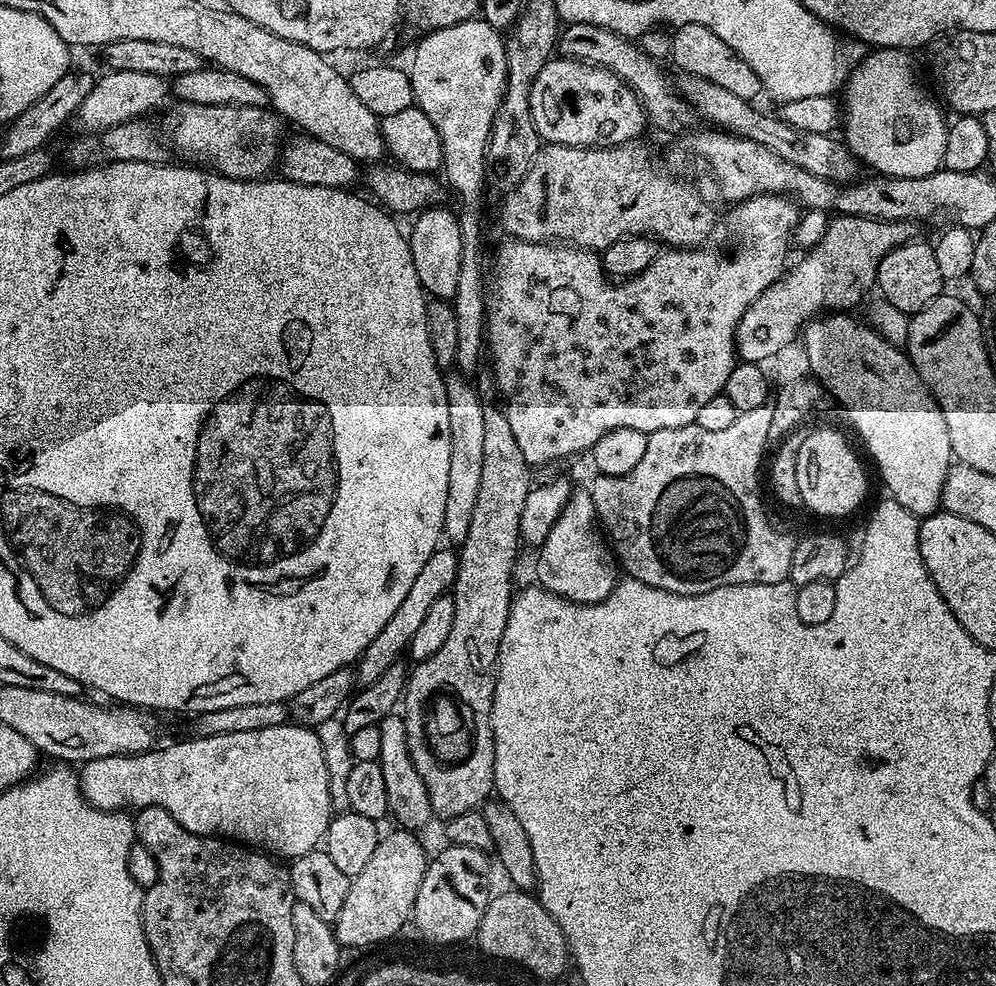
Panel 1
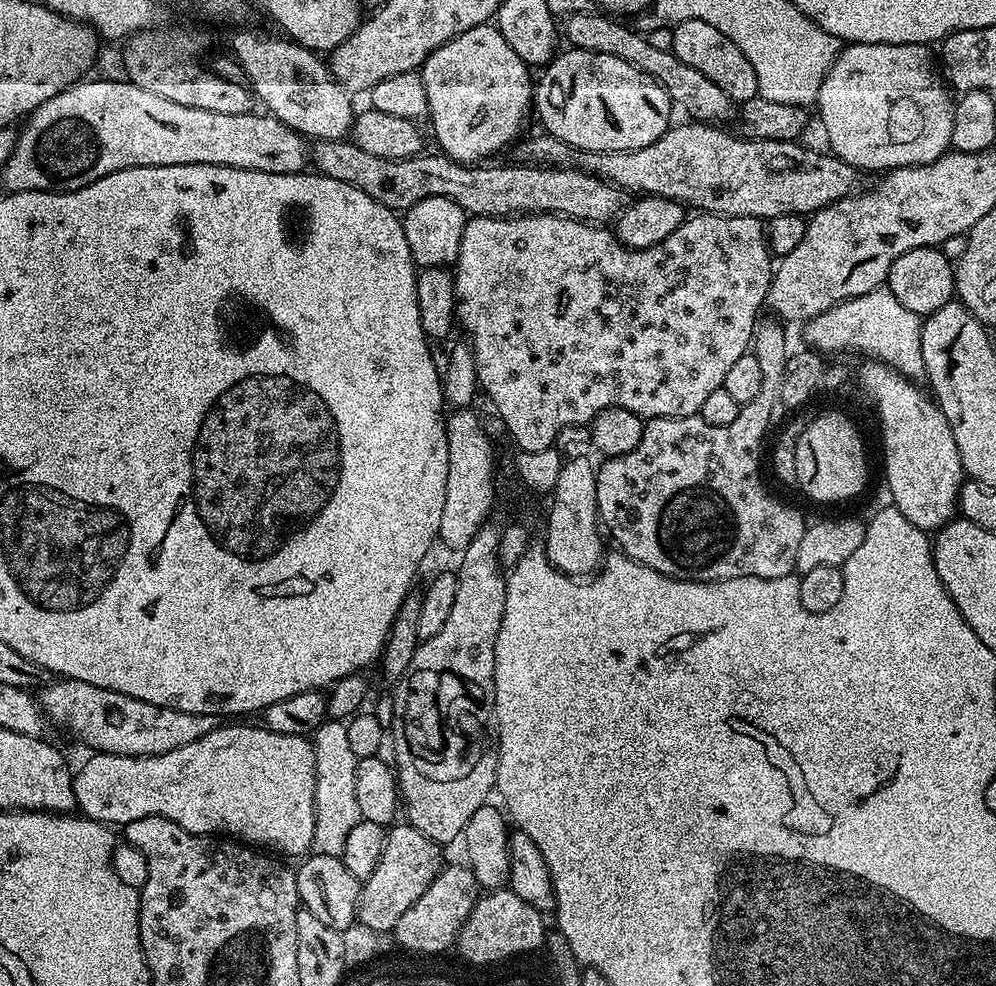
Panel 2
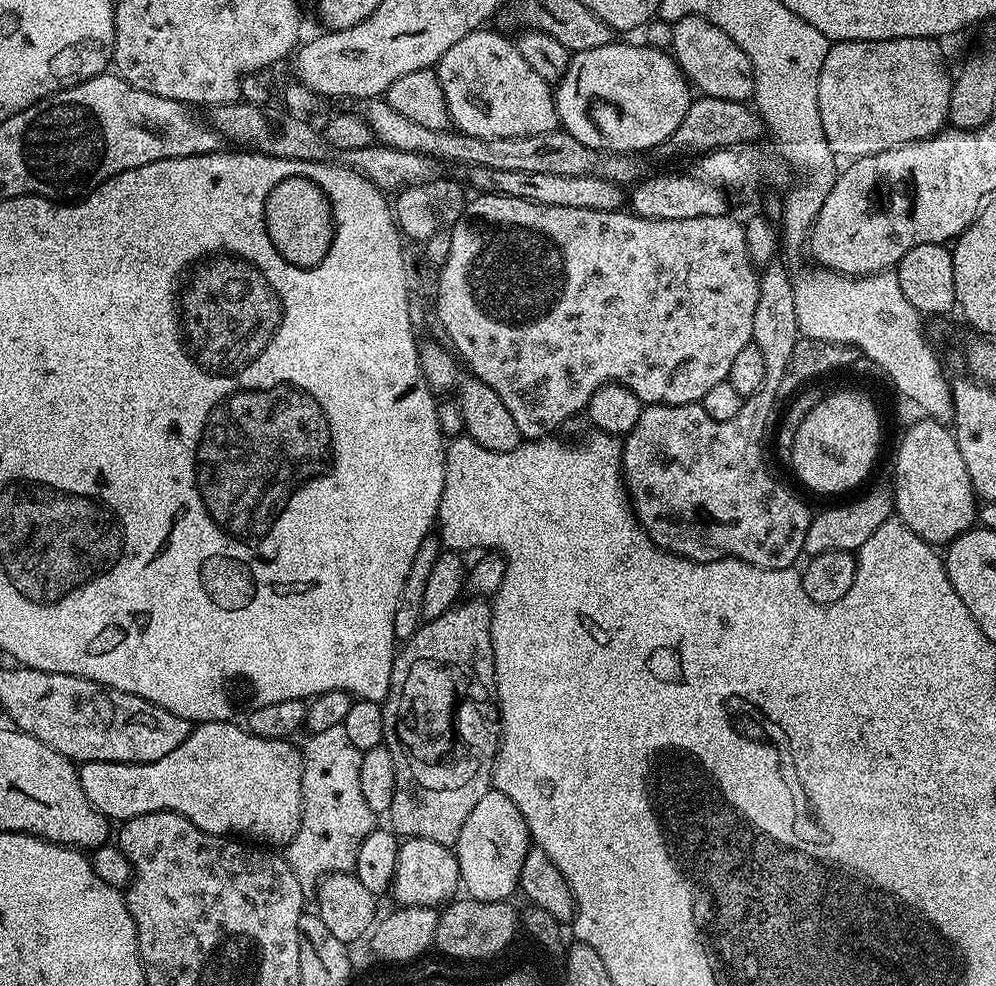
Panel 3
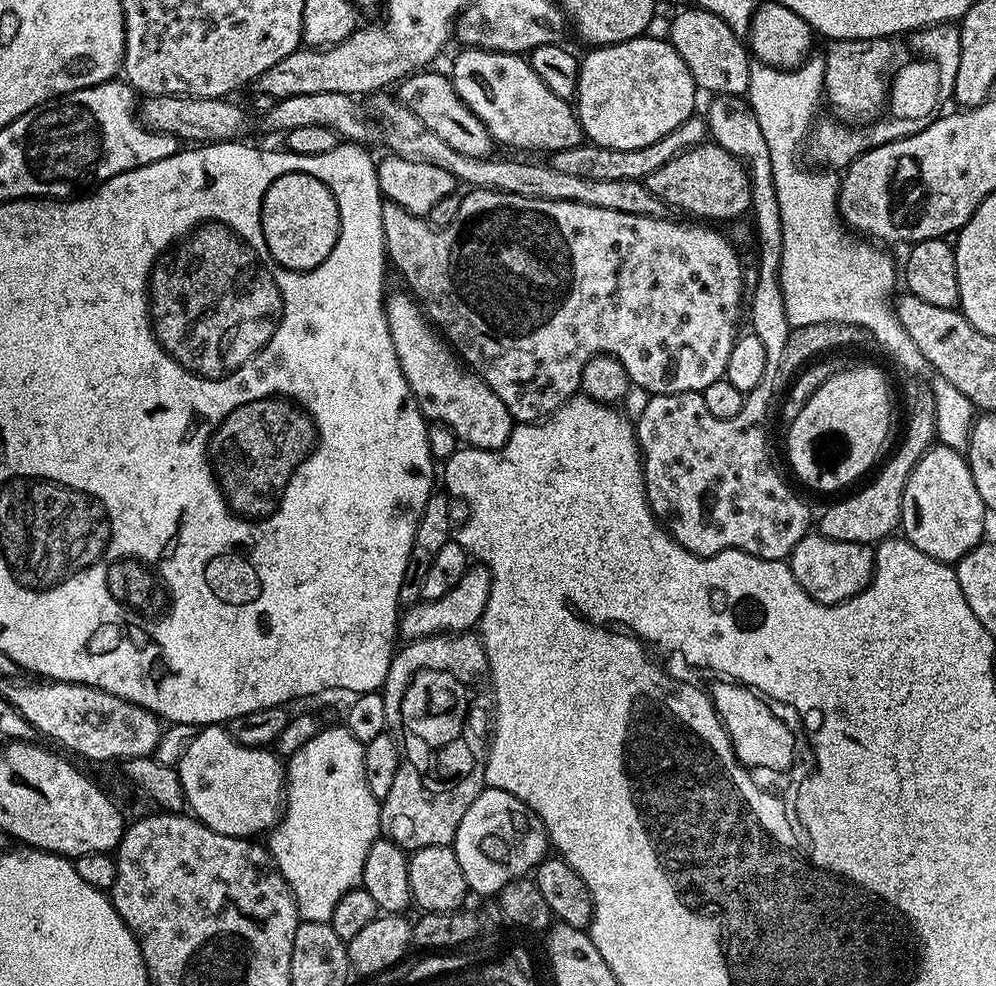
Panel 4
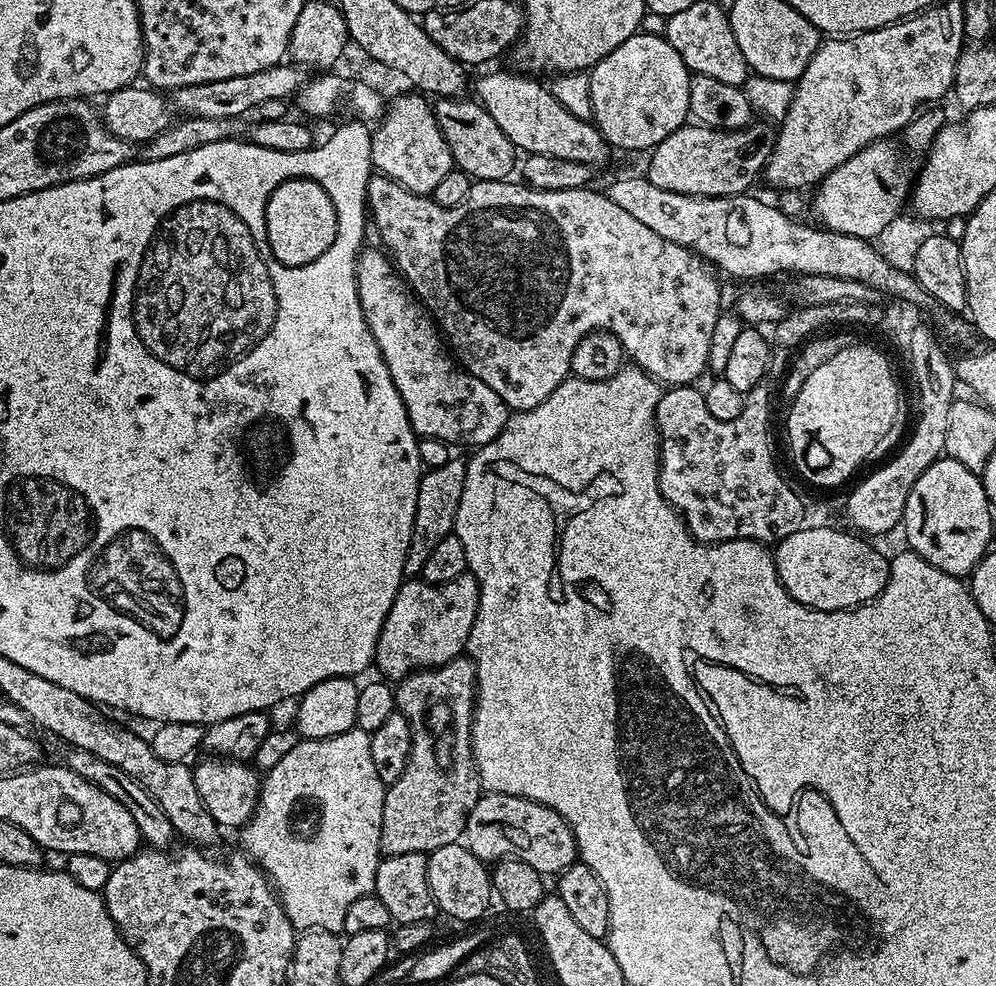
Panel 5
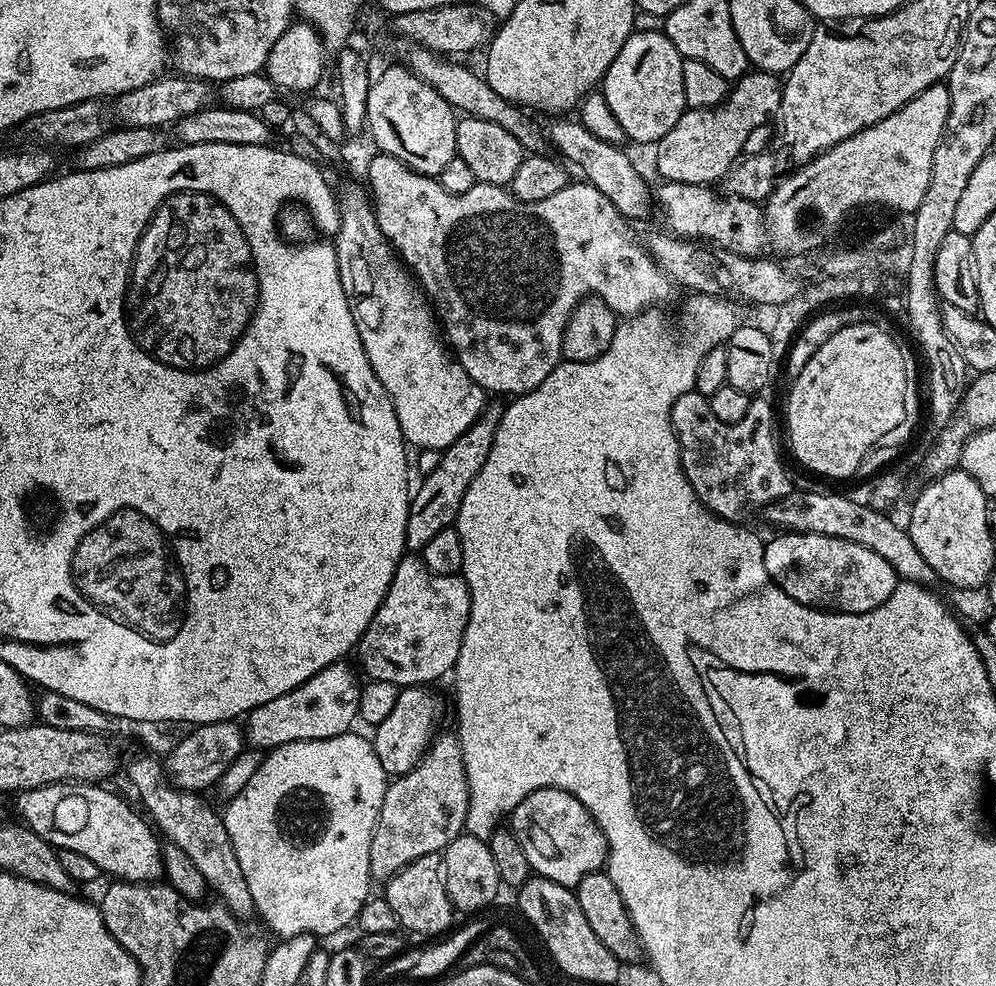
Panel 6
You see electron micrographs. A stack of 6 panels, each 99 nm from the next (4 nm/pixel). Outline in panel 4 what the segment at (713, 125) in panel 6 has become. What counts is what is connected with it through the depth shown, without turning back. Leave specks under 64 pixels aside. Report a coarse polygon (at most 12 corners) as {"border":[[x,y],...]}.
{"border":[[714,142],[680,152],[647,186],[704,222],[752,207],[748,169]]}

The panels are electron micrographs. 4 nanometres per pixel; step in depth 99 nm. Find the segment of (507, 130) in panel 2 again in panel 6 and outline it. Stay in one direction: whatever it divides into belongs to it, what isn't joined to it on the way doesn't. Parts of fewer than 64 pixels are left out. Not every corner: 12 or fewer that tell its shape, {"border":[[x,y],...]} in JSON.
{"border":[[576,118],[547,125],[551,147],[577,164],[629,221],[654,208],[654,192],[623,147]]}

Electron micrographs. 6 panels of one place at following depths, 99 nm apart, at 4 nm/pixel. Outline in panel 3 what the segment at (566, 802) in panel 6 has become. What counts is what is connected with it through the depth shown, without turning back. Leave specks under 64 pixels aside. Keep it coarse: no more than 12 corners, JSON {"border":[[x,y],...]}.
{"border":[[482,794],[454,845],[463,891],[507,901],[529,847],[526,818]]}

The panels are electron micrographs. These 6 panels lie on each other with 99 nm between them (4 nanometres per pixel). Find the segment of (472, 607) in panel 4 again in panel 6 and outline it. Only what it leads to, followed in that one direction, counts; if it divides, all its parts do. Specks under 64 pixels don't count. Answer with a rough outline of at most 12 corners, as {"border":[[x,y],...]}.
{"border":[[406,554],[358,645],[368,680],[451,673],[470,618],[463,575]]}

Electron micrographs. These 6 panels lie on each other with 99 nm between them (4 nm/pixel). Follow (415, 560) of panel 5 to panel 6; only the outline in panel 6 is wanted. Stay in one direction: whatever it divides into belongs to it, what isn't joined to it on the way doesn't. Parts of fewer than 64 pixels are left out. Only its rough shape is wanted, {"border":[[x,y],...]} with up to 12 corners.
{"border":[[489,403],[415,485],[406,548],[423,553],[455,525],[490,458],[503,403]]}

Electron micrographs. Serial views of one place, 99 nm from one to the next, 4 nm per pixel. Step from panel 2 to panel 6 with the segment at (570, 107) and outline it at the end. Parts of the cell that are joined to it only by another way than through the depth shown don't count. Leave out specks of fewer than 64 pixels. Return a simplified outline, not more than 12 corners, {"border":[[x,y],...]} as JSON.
{"border":[[633,31],[602,91],[629,141],[655,145],[686,111],[684,61]]}

